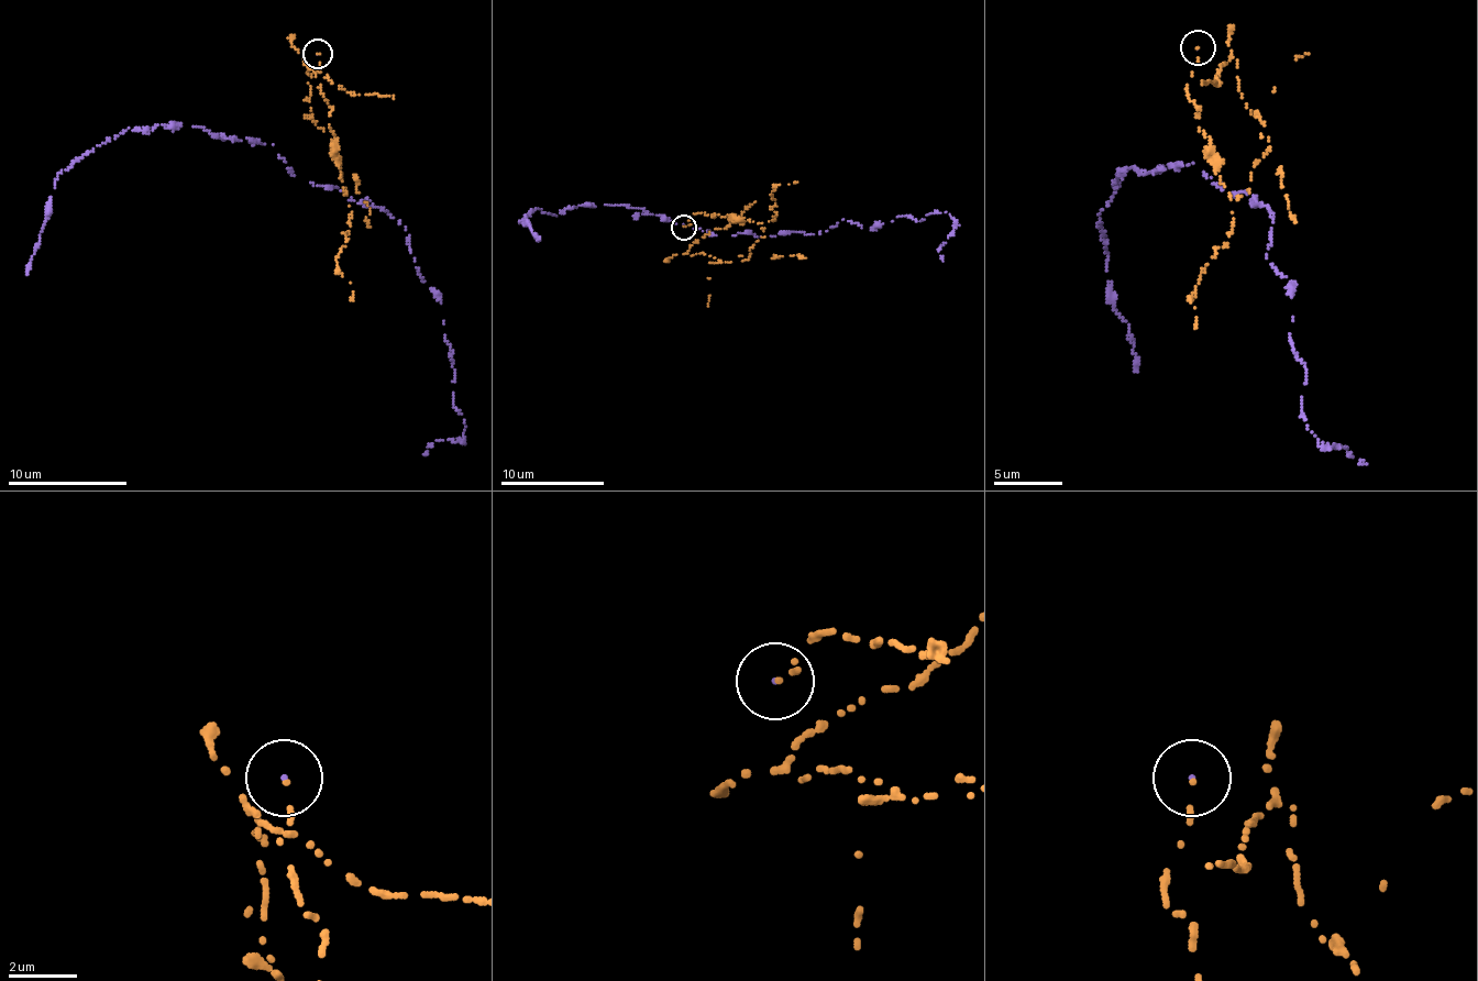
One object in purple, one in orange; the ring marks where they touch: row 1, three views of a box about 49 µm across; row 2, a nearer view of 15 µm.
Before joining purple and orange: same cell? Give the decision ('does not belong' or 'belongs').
does not belong

